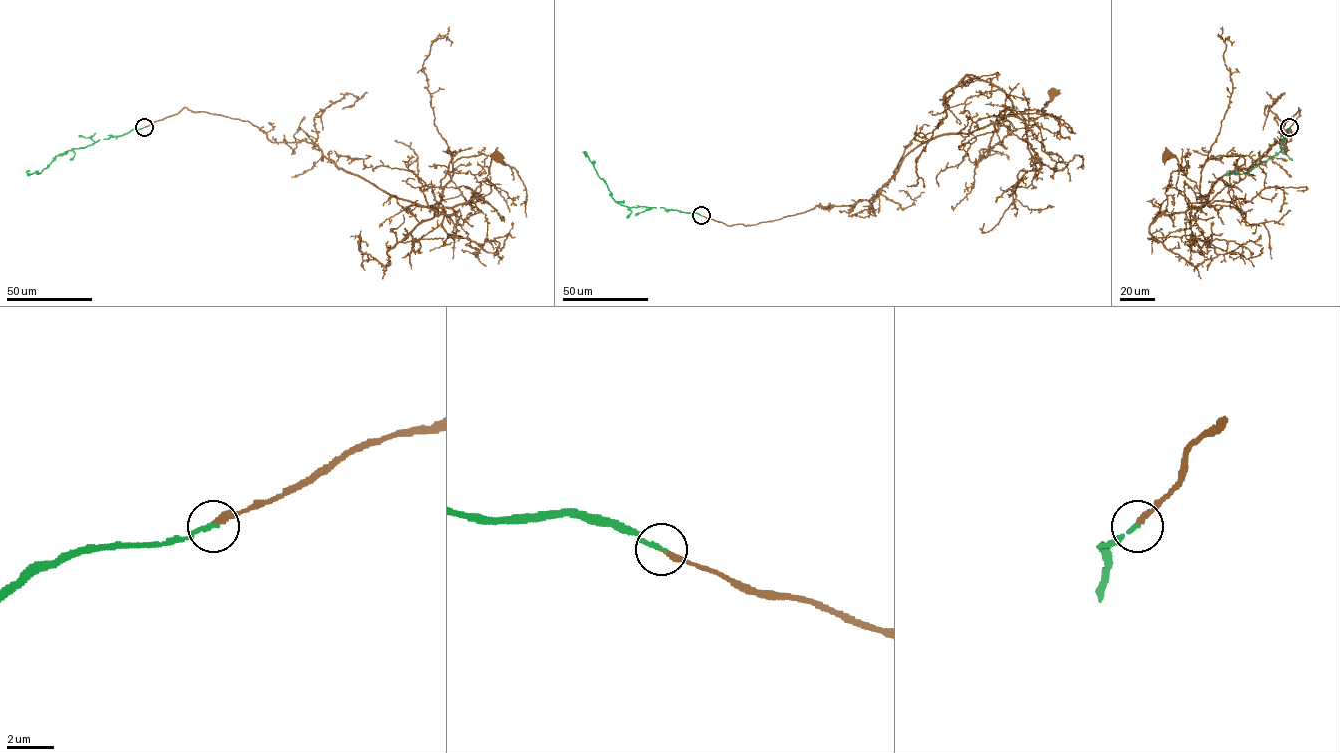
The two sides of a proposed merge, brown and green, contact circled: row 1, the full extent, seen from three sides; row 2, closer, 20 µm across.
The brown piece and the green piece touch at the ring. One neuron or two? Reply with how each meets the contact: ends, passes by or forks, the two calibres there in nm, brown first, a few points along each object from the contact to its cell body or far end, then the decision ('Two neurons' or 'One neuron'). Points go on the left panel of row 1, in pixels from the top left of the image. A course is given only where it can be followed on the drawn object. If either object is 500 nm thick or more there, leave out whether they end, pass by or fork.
At the ring brown ends. At the ring green ends. Thickness 240 nm (brown) against 200 nm. Course of brown: (144, 127), (184, 107), (248, 121), (273, 142), (313, 143), (338, 168), (426, 207), (487, 195), (496, 156). Course of green: (144, 127), (66, 151), (40, 173), (30, 174), (27, 172), (29, 170). One neuron

